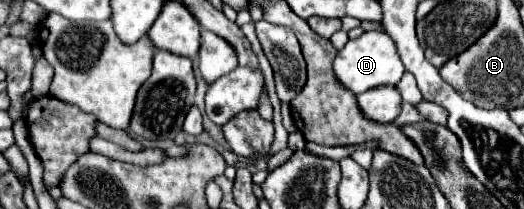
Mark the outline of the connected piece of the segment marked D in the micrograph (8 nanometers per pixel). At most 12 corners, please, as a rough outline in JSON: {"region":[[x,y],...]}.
{"region":[[379,30],[349,40],[333,60],[343,88],[361,94],[405,72]]}

